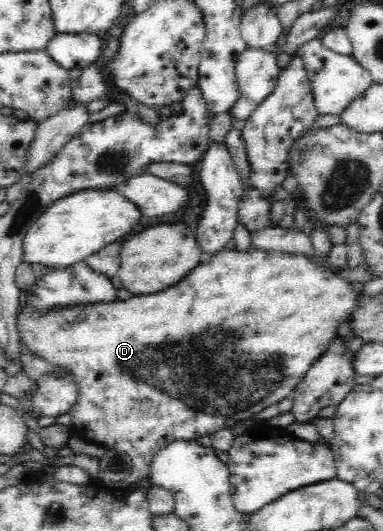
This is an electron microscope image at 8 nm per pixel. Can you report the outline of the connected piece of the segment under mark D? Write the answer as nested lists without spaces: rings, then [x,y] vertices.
[[[345,243],[333,245],[326,258],[318,257],[315,261],[306,259],[304,255],[266,252],[254,248],[249,251],[237,251],[234,247],[226,248],[213,257],[203,260],[188,276],[182,278],[182,282],[158,294],[142,294],[142,296],[132,296],[130,300],[98,302],[90,306],[54,308],[54,310],[48,310],[46,314],[38,314],[36,307],[26,301],[23,306],[18,306],[16,330],[23,347],[30,349],[34,355],[38,355],[48,364],[58,367],[74,381],[74,385],[78,385],[78,398],[67,412],[71,416],[74,435],[88,443],[104,445],[107,449],[124,452],[133,459],[132,474],[124,482],[120,481],[112,485],[115,488],[127,489],[128,485],[138,478],[149,475],[154,456],[160,450],[164,450],[168,444],[196,441],[203,436],[210,436],[221,428],[231,427],[237,421],[258,414],[260,410],[277,404],[291,395],[296,384],[302,380],[303,374],[306,374],[306,370],[312,366],[314,358],[318,358],[330,344],[330,338],[334,338],[336,326],[344,322],[346,316],[352,315],[354,308],[363,300],[358,299],[359,286],[346,283],[338,277],[338,274],[330,271],[330,266],[346,268],[348,247]]]

